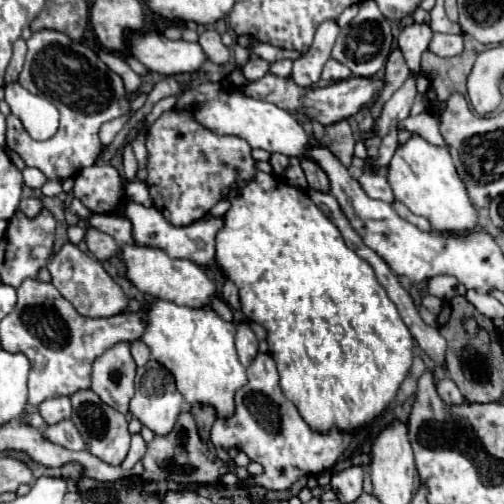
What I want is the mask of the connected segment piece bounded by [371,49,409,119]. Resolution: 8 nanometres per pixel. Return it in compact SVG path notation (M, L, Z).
M395 49L395 51L389 55L387 67L385 67L385 81L387 81L387 85L385 85L385 89L381 91L381 95L375 99L375 103L373 103L373 107L371 107L373 119L379 119L383 105L385 105L385 103L389 101L389 97L405 83L407 77L409 77L409 69L407 69L407 65L405 65L405 59L403 59L401 51Z

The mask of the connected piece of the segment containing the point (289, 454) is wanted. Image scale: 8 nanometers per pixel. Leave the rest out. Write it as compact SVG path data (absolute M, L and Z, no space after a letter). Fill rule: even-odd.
M259 353L255 357L247 369L247 377L249 383L235 395L235 415L231 419L217 419L211 429L211 441L215 447L241 449L251 457L251 461L265 467L263 475L239 483L247 487L263 487L267 491L283 491L303 475L321 473L323 469L333 467L353 437L343 435L337 429L331 429L327 435L311 431L295 405L281 393L277 367L269 353Z

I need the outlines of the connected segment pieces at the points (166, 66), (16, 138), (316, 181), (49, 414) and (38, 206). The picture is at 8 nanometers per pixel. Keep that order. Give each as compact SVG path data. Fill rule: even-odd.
M135 33L129 41L129 49L149 71L161 75L195 73L207 61L199 43L187 43L183 39L171 41L161 33Z
M49 29L33 33L27 41L27 57L19 73L19 83L29 93L51 101L61 117L57 133L47 141L31 139L17 117L7 117L7 147L17 151L25 165L43 171L47 179L69 179L83 167L93 165L103 151L97 135L99 127L129 111L129 97L121 77L111 73L87 45L75 43L67 35Z
M303 159L301 161L301 169L305 171L305 177L307 177L307 183L309 183L311 189L317 189L321 193L329 193L327 175L323 173L323 169L319 169L319 165L315 165L315 161Z
M55 397L55 399L47 399L43 401L43 405L39 405L39 413L43 415L43 419L47 421L47 425L55 425L61 423L65 419L71 417L73 407L71 407L71 399L69 397Z
M37 197L21 199L21 205L19 205L19 211L21 211L21 213L25 213L29 219L37 217L37 215L39 215L39 211L42 209L43 203L41 203L41 199L37 199Z

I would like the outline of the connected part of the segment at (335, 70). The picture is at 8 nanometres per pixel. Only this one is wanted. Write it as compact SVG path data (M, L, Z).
M335 59L327 61L327 65L325 65L325 81L335 83L335 81L349 79L349 77L351 77L351 69L347 69L343 63L339 63Z

